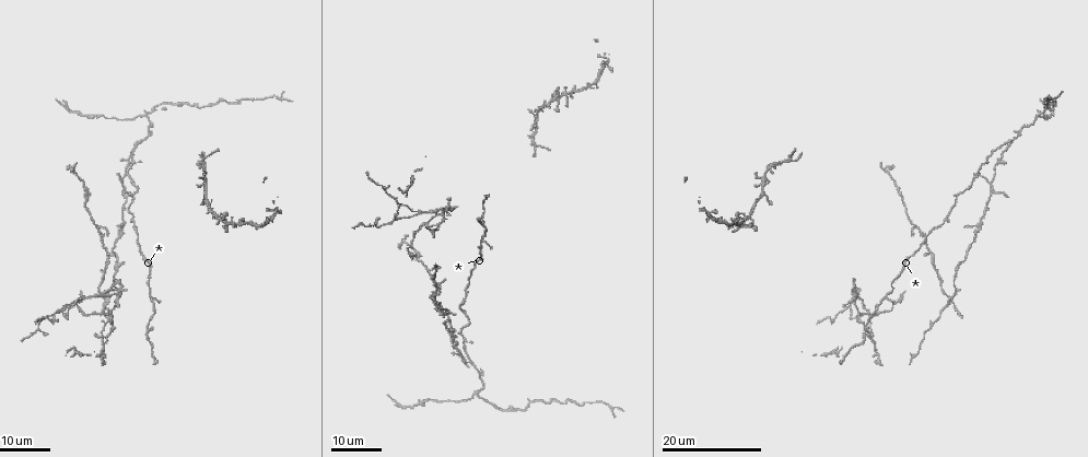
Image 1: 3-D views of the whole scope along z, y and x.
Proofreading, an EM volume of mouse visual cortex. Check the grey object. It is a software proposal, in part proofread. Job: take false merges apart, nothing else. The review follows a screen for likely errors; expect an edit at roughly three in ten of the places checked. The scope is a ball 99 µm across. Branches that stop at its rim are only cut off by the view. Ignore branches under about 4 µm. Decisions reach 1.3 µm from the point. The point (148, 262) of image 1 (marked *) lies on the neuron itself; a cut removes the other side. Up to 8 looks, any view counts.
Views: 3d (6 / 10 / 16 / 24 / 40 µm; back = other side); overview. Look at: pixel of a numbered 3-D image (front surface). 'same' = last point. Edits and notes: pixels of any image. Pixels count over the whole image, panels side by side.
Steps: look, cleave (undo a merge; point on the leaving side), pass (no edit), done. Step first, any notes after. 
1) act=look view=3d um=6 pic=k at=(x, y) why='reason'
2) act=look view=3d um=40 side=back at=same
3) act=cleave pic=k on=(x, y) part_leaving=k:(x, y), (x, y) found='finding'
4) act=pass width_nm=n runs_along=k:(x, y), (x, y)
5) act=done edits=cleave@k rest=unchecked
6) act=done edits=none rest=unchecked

act=look view=3d um=24 pic=1 at=(150, 284) why='sudden change in width'

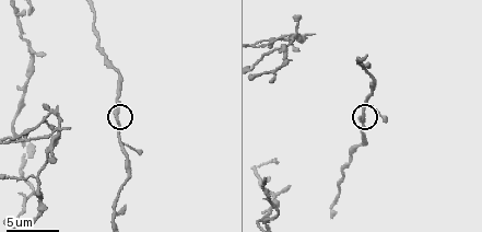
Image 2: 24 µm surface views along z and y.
act=look view=3d um=10 pic=2 at=(115, 114) why='zoom in'

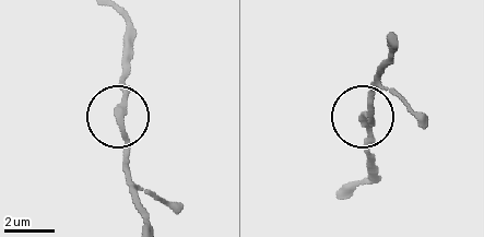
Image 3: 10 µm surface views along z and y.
act=pass found='one neuron here'

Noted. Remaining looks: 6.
act=look view=3d um=10 pic=2 at=(114, 201) why='sudden change in width'

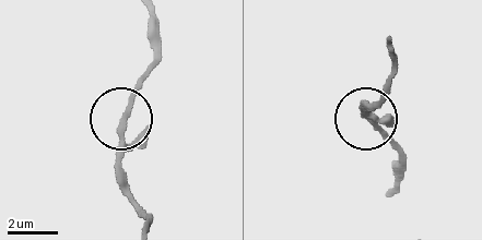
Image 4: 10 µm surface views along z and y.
act=pass runs_along=4:(150, 14), (155, 58), (132, 90), (118, 127), (118, 188) found='one neuron here'

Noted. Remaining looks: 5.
act=look view=3d um=10 pic=2 at=(98, 42) why='narrows sharply'

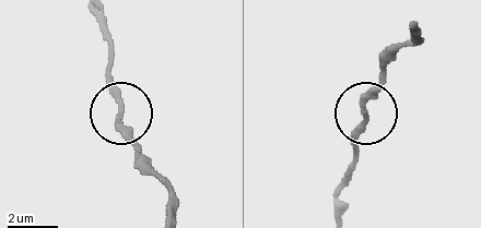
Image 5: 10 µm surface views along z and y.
act=look view=3d um=6 pic=5 at=(365, 117)

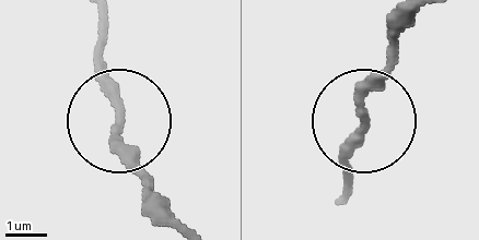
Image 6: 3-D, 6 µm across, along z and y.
act=pass runs_along=6:(410, 23), (359, 128), (348, 190) found='continuous, no second neuron'

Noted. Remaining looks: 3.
act=look view=3d um=16 pic=1 at=(790, 160) why='looks like a crossing'

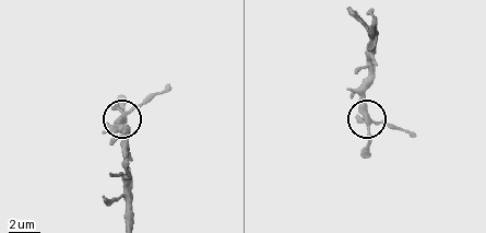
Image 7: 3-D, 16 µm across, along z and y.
act=look view=3d um=6 pic=7 at=(125, 113) why='zoom in'

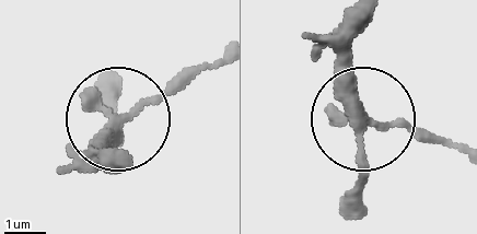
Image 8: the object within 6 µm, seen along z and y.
act=pass found='all the same neuron'

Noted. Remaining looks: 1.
act=done edits=none rest=unchecked

